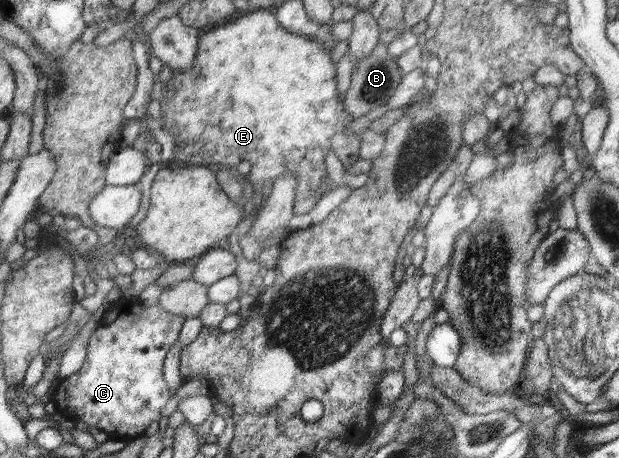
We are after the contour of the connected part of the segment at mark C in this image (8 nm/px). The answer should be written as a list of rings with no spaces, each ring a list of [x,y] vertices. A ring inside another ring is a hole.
[[[122,299],[118,308],[106,310],[98,327],[92,332],[82,367],[75,374],[55,383],[52,393],[55,395],[53,403],[56,408],[65,409],[65,414],[75,416],[77,421],[84,422],[89,427],[93,426],[109,433],[111,439],[128,442],[135,440],[135,436],[141,438],[151,422],[155,422],[157,418],[161,419],[161,408],[169,402],[169,386],[163,380],[161,368],[171,348],[169,344],[173,344],[181,334],[183,321],[184,317],[165,312],[159,304],[133,304],[127,314]]]

